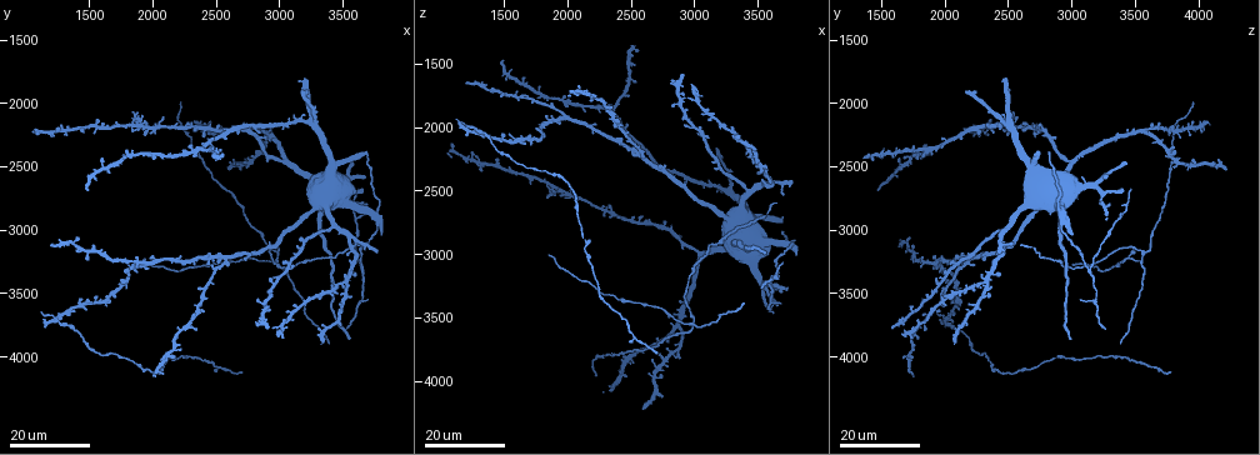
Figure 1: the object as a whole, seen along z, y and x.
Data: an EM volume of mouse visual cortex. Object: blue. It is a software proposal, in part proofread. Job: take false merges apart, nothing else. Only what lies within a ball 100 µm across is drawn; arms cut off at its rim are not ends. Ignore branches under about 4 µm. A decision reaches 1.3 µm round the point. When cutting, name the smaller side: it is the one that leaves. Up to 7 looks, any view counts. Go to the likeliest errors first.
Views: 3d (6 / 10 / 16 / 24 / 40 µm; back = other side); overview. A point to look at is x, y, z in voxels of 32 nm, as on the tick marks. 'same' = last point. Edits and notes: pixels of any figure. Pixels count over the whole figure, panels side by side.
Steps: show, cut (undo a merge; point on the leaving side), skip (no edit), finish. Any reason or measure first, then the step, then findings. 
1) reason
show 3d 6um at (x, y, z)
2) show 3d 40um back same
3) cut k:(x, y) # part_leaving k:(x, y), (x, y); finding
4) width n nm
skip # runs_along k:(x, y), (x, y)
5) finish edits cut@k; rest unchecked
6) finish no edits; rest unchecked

arms part here
show 3d 24um at (2960, 3260, 3560)

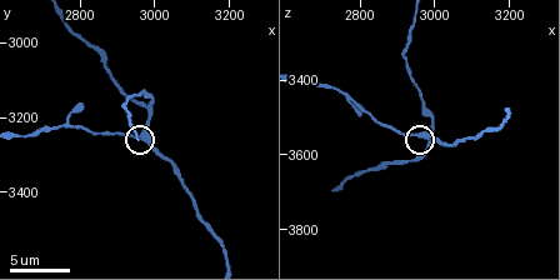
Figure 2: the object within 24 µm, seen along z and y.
show 3d 6um at (2970, 3250, 3550)

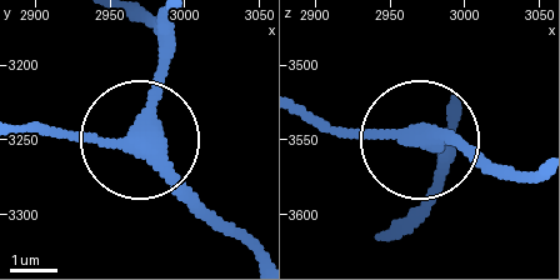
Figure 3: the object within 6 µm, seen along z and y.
width 300 nm
skip # one cell here

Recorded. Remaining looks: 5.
four or more arms meet
show 3d 24um at (2360, 2400, 1840)

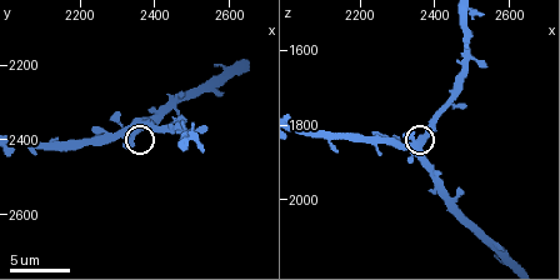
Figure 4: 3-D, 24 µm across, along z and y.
show 3d 6um at (2340, 2380, 1850)

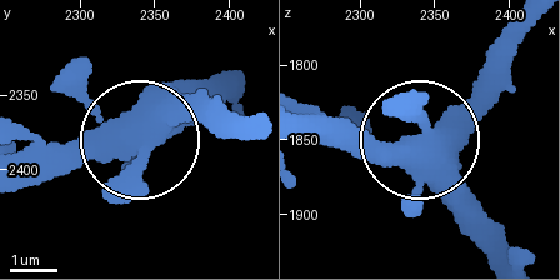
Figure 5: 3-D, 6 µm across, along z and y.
side_arm 19 um
skip # one cell here

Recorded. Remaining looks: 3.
thin arm on a thick one
show 3d 16um at (1260, 3680, 2000)

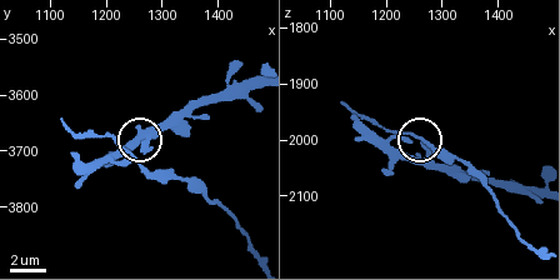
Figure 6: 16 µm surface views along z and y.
show 3d 10um at (1270, 3685, 2015)

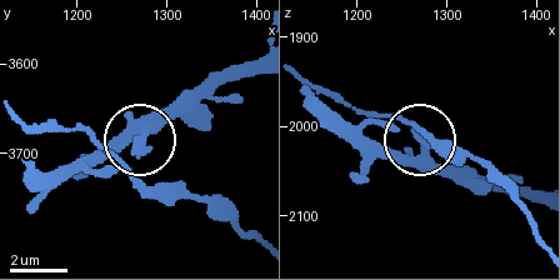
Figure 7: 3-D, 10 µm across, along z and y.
skip # runs_along 7:(254, 60), (219, 71), (161, 110), (125, 160), (91, 173); continuous, no second cell

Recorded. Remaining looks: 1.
finish no edits; rest unchecked

